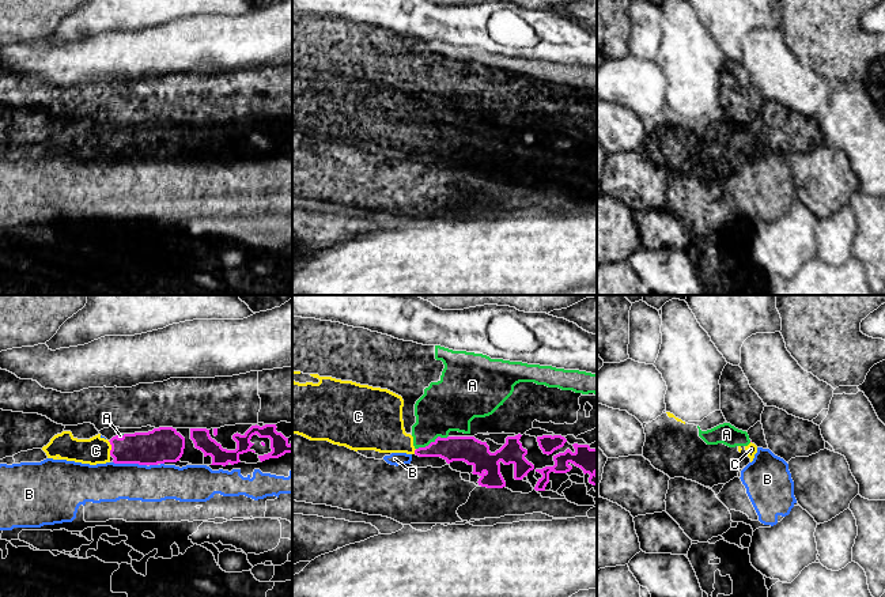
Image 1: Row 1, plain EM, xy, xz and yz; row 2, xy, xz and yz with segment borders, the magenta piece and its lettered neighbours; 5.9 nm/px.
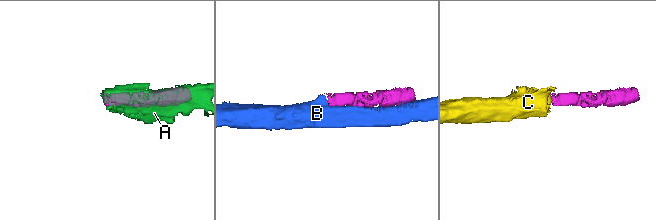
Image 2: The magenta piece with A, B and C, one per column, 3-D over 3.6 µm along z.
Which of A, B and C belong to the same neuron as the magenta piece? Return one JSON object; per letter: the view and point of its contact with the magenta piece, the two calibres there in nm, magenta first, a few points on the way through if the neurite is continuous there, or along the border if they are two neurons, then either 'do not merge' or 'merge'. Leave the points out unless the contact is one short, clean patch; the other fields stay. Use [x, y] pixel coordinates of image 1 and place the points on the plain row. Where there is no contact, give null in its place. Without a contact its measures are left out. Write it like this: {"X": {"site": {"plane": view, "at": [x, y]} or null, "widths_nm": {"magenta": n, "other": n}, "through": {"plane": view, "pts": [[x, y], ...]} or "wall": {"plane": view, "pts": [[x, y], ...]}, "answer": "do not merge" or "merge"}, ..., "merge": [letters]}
{"A": {"site": {"plane": "xz", "at": [431, 138]}, "widths_nm": {"magenta": 160, "other": 300}, "wall": {"plane": "xz", "pts": [[447, 131], [438, 132], [416, 144]]}, "answer": "do not merge"}, "B": {"site": {"plane": "xy", "at": [129, 158]}, "widths_nm": {"magenta": 220, "other": 220}, "answer": "do not merge"}, "C": {"site": {"plane": "xy", "at": [112, 143]}, "widths_nm": {"magenta": 200, "other": 160}, "through": {"plane": "xy", "pts": [[152, 143], [112, 143], [95, 146]]}, "answer": "merge"}, "merge": ["C"]}

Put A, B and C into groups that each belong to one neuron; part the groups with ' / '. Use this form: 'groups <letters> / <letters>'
groups A / B / C

